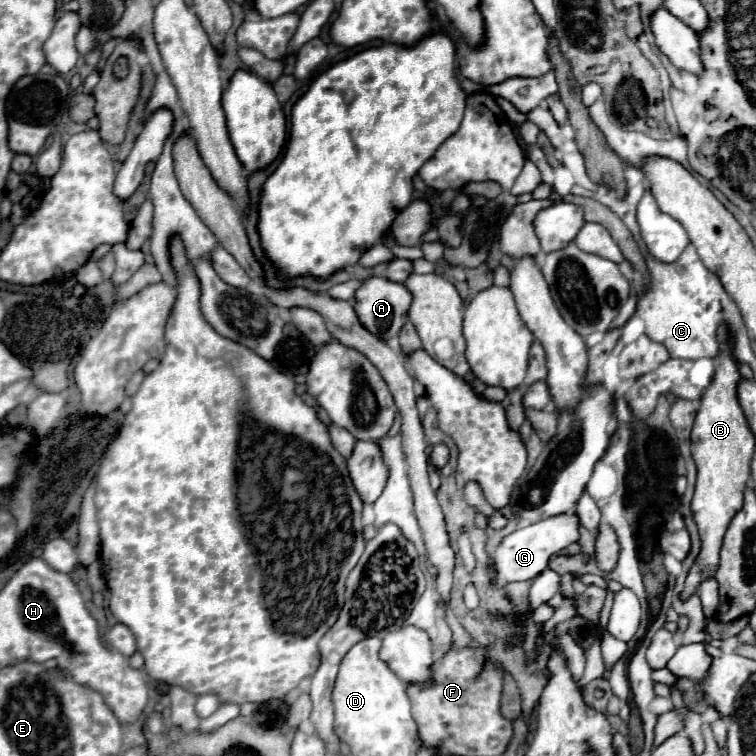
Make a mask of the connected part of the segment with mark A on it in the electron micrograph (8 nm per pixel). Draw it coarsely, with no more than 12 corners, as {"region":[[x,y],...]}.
{"region":[[370,278],[354,312],[370,334],[396,338],[412,296],[404,284]]}

